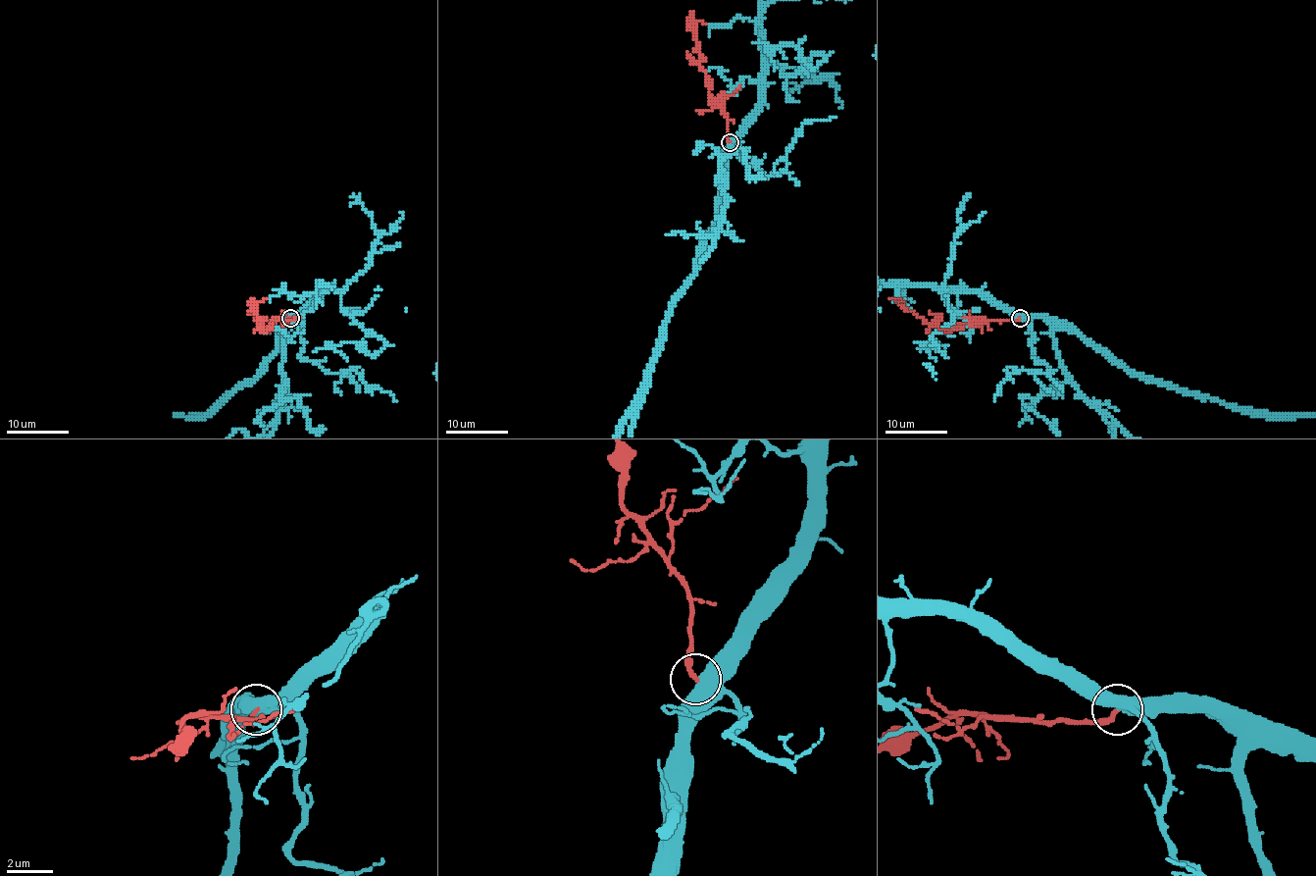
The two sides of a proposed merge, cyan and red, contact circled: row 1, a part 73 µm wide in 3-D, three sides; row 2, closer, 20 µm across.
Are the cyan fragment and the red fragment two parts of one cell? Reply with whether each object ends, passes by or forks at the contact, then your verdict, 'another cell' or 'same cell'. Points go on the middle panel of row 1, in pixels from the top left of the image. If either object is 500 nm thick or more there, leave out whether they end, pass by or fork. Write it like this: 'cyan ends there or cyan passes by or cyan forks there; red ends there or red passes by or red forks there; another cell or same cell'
another cell

